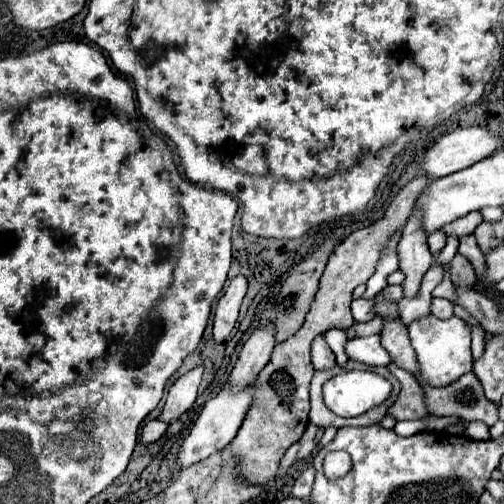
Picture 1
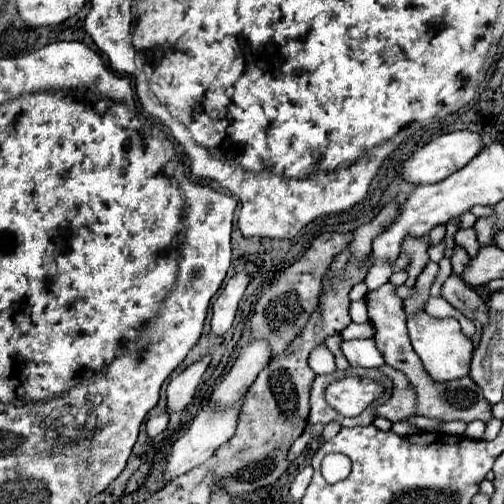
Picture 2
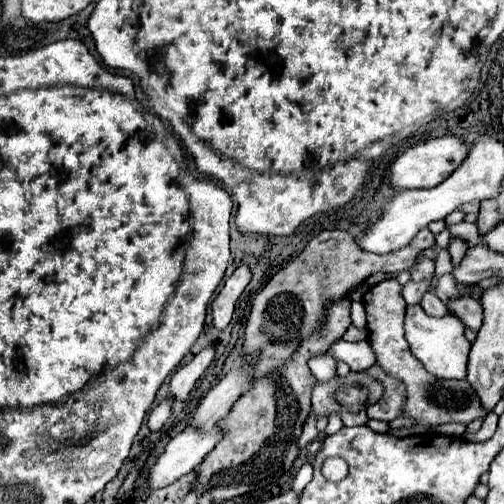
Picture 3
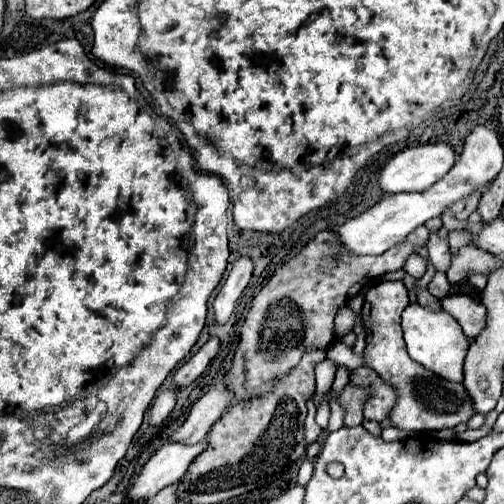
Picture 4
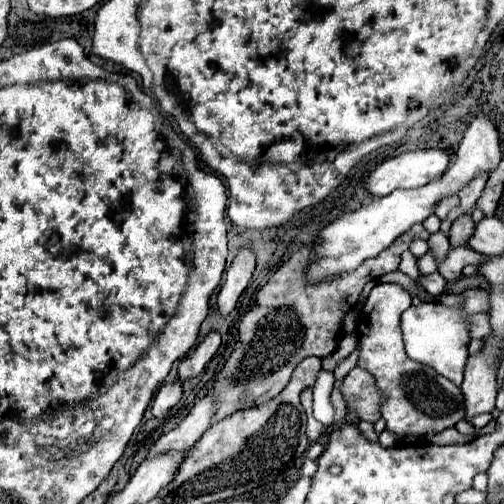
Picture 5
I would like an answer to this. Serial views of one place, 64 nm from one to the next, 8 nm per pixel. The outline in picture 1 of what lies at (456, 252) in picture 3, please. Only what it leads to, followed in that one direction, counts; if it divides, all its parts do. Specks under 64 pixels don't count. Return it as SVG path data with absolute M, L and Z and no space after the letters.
M460 252L450 260L450 278L454 284L460 284L460 286L474 286L476 282L474 266Z

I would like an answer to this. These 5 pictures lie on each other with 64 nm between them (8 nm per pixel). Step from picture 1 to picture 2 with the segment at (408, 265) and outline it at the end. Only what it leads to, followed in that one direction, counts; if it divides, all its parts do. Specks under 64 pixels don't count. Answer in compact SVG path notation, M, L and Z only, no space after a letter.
M408 238L408 240L404 240L402 252L406 252L406 254L410 256L410 260L412 260L412 264L406 268L406 272L408 272L406 286L414 286L416 276L418 276L418 274L422 272L422 268L426 266L426 262L428 262L426 250L428 250L428 244L424 244L420 238Z

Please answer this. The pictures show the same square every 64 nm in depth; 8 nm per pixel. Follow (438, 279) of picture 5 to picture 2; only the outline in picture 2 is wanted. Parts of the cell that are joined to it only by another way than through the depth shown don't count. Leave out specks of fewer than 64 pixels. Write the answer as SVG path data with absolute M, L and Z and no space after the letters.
M450 274L450 278L442 284L442 298L454 308L458 308L466 318L474 318L480 324L486 324L488 308L484 300L472 288L468 288L458 276Z

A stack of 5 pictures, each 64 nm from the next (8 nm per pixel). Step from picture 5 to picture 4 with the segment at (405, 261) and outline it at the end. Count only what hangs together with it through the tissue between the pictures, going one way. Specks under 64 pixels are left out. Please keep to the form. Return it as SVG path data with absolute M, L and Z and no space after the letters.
M410 254L408 260L406 260L406 264L404 264L404 272L410 274L410 276L414 276L416 280L422 278L422 274L426 272L426 258L422 258L418 254Z

